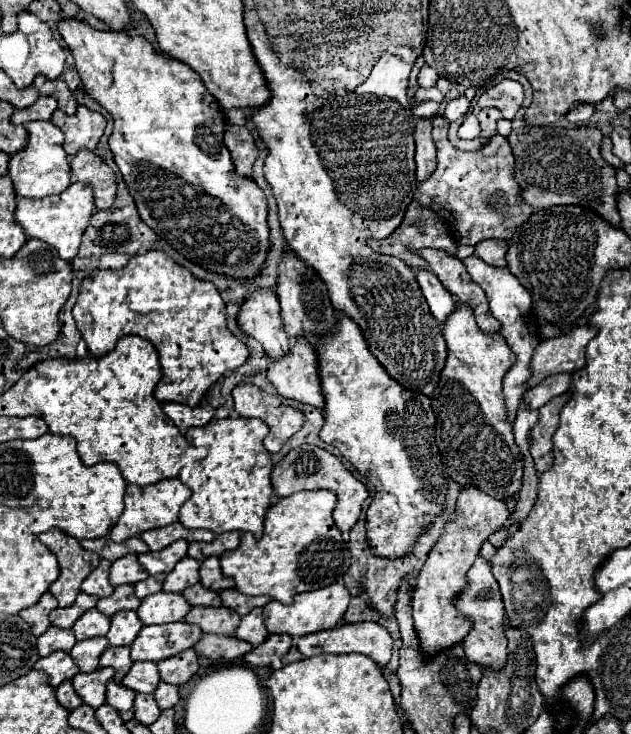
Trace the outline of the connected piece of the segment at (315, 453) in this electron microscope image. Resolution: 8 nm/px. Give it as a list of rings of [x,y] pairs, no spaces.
[[[302,444],[298,448],[292,448],[274,466],[274,470],[272,470],[272,488],[274,488],[274,494],[278,498],[290,496],[290,494],[300,492],[300,490],[320,490],[320,488],[332,490],[338,496],[338,504],[336,504],[336,510],[334,510],[334,522],[342,532],[348,532],[356,524],[356,520],[360,516],[360,510],[362,510],[362,502],[368,498],[366,486],[360,480],[356,480],[344,468],[340,458],[336,458],[328,450],[318,448],[314,444]]]

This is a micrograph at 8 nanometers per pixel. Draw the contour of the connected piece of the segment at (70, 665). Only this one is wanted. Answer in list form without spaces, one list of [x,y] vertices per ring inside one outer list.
[[[56,652],[56,654],[40,658],[36,662],[34,670],[44,672],[48,676],[48,682],[50,682],[52,688],[56,688],[58,684],[62,684],[64,680],[72,680],[80,672],[78,666],[68,656],[68,652]]]

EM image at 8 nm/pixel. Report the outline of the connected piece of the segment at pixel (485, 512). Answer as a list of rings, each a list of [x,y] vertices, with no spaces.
[[[476,486],[460,488],[456,510],[444,524],[444,532],[440,534],[436,546],[430,550],[424,570],[418,574],[418,582],[412,592],[412,608],[414,608],[414,628],[420,638],[420,646],[424,654],[434,654],[436,650],[454,646],[462,642],[462,638],[470,630],[470,620],[464,618],[454,606],[452,598],[460,588],[466,586],[466,572],[474,564],[474,558],[480,552],[482,542],[500,526],[504,526],[510,518],[506,504],[490,494],[478,490]]]

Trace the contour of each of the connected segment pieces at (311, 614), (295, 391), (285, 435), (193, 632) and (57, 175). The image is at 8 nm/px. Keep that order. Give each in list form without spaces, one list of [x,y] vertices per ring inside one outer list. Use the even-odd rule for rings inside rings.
[[[332,584],[314,592],[304,592],[304,594],[296,594],[292,604],[280,604],[276,600],[268,602],[268,606],[264,606],[264,620],[266,620],[266,628],[272,634],[288,634],[292,638],[302,638],[320,630],[328,630],[334,628],[338,624],[338,620],[344,616],[346,608],[350,602],[350,592],[342,586],[342,584]]]
[[[296,338],[284,358],[268,358],[268,382],[272,382],[272,386],[284,398],[322,408],[324,398],[316,368],[316,354],[310,342]]]
[[[238,384],[232,390],[234,408],[240,416],[260,418],[270,426],[270,434],[264,438],[268,452],[278,452],[282,444],[302,428],[304,414],[288,404],[280,404],[274,396],[268,396],[256,386]]]
[[[186,622],[144,626],[130,646],[130,656],[132,660],[158,662],[192,648],[200,638],[202,630]]]
[[[28,122],[28,144],[10,156],[8,176],[12,178],[14,192],[18,198],[46,198],[60,194],[72,184],[68,156],[62,150],[64,136],[52,122]]]

